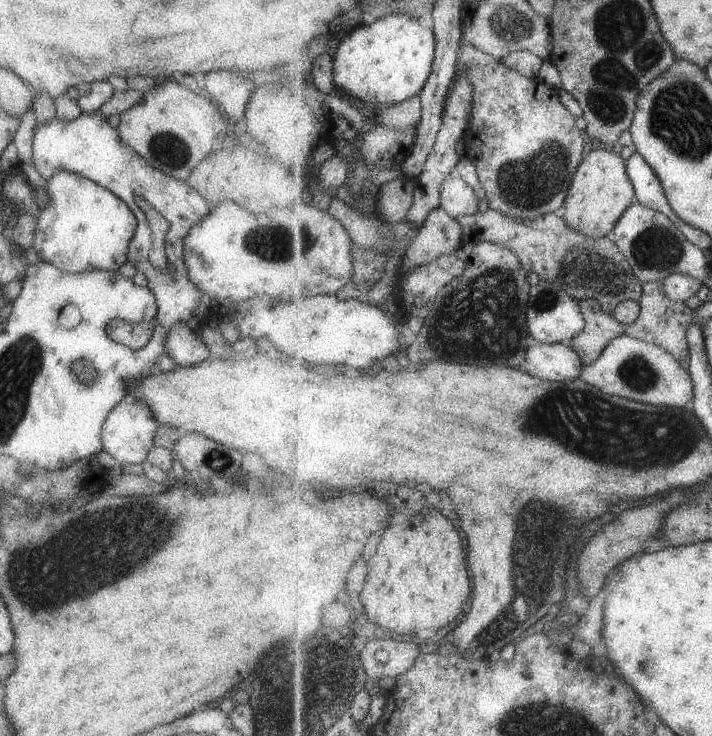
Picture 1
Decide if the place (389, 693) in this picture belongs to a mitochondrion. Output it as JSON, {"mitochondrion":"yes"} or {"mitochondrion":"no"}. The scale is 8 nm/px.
{"mitochondrion":"no"}

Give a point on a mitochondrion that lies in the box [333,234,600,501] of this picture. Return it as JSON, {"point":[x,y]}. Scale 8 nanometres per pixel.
{"point":[494,298]}

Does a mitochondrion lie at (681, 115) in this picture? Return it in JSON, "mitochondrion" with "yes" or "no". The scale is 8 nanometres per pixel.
{"mitochondrion":"yes"}

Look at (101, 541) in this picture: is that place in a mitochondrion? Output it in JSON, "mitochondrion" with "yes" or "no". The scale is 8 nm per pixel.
{"mitochondrion":"yes"}

